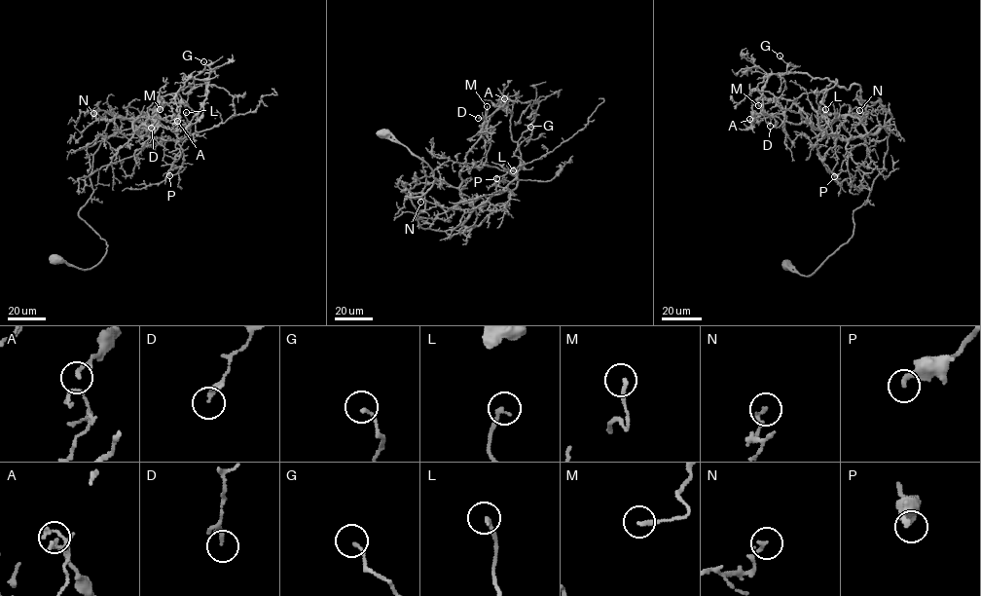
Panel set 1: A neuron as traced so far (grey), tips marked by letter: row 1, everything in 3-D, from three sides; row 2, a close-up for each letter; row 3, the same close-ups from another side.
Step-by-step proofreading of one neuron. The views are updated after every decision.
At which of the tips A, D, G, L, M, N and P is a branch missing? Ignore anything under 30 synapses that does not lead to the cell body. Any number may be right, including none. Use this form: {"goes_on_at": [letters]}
{"goes_on_at": []}

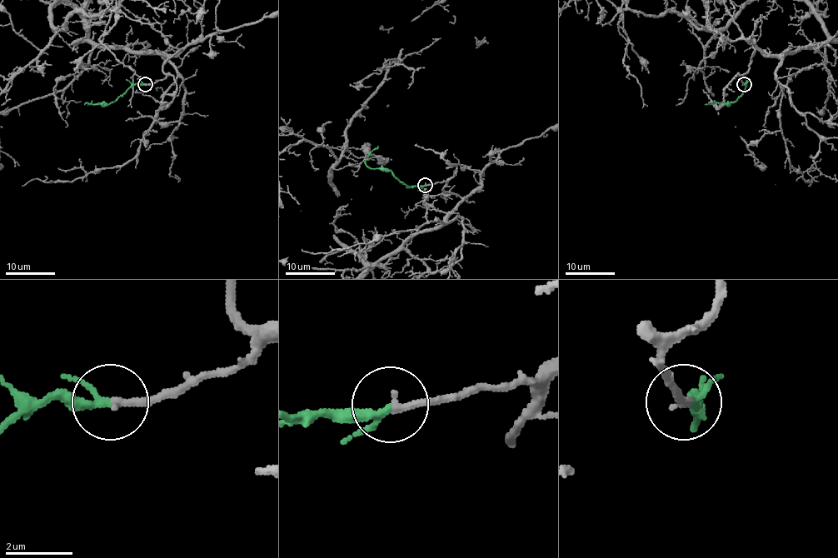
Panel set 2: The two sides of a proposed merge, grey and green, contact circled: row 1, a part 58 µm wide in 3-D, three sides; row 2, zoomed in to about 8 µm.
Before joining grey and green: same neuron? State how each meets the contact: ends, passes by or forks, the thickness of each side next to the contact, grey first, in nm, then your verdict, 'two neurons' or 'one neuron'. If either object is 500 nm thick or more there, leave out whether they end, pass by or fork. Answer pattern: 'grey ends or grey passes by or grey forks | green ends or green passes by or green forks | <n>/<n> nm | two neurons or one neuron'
grey ends | green passes by | 240/190 nm | one neuron

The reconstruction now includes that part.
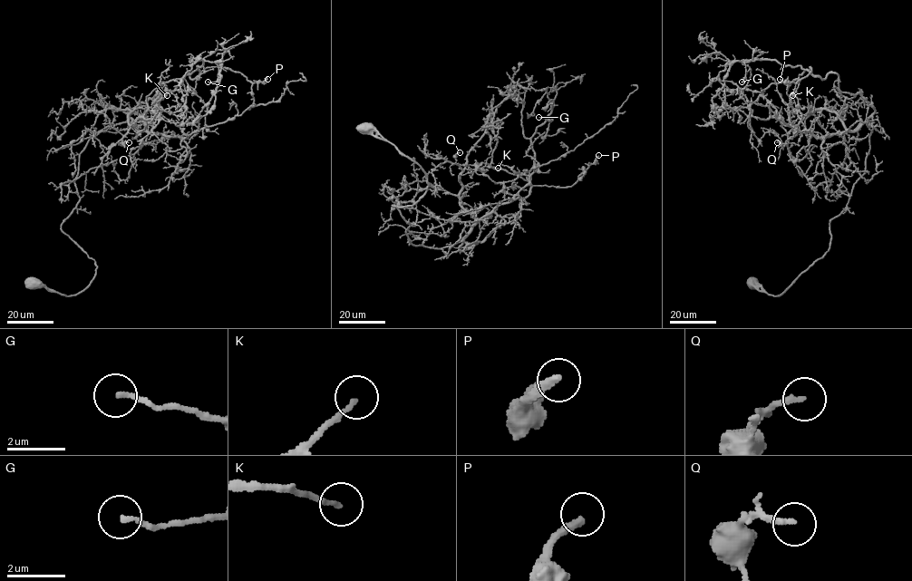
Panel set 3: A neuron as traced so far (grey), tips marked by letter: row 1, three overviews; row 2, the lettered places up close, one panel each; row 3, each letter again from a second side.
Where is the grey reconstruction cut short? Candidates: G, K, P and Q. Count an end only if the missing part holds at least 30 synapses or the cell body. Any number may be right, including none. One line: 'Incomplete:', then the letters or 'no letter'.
Incomplete: P

